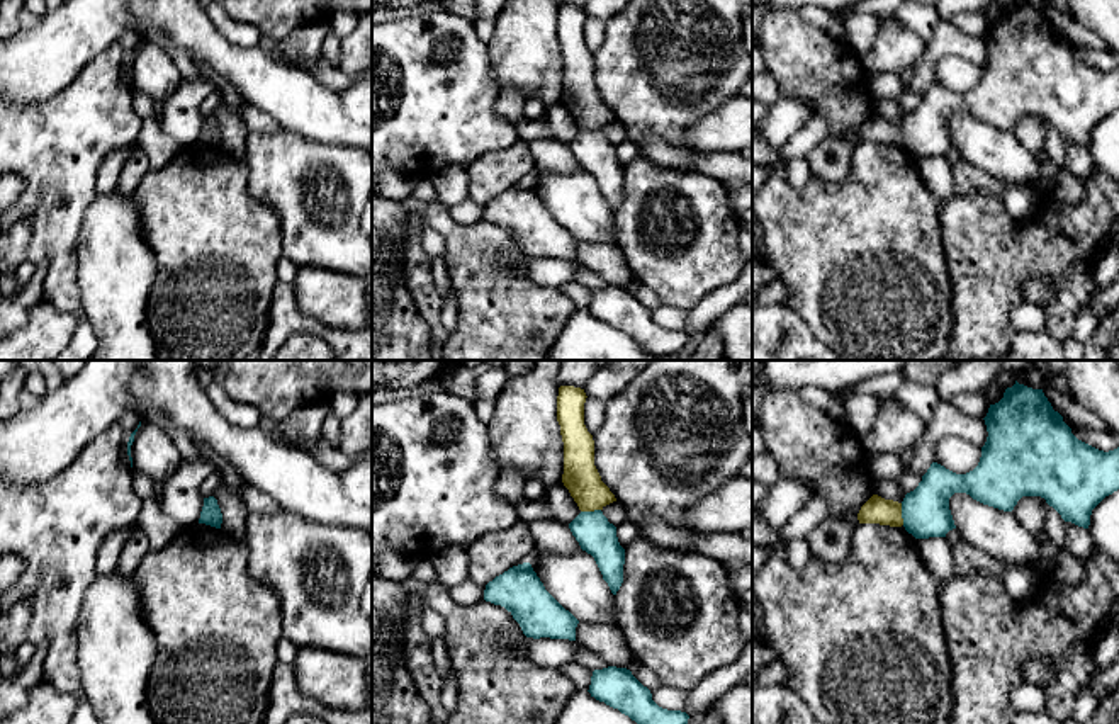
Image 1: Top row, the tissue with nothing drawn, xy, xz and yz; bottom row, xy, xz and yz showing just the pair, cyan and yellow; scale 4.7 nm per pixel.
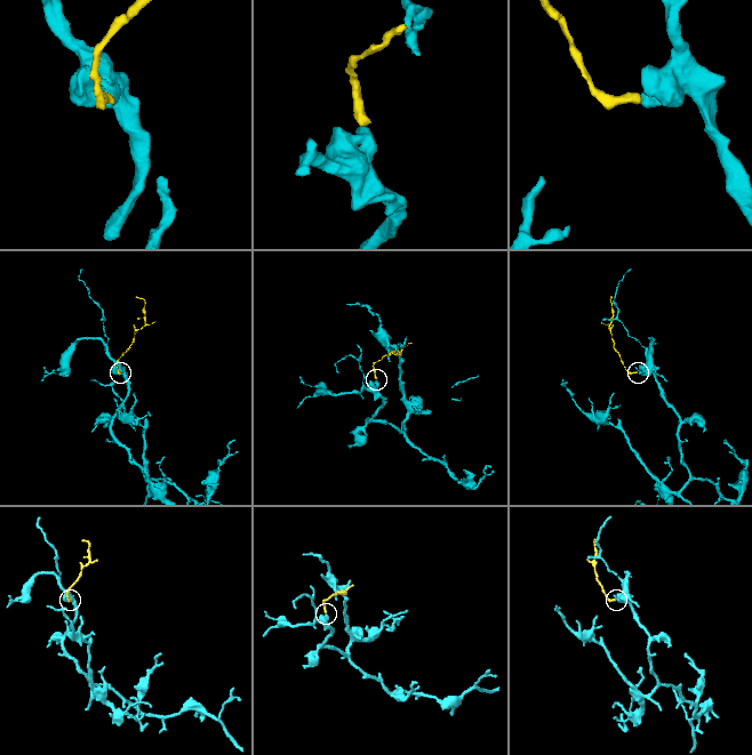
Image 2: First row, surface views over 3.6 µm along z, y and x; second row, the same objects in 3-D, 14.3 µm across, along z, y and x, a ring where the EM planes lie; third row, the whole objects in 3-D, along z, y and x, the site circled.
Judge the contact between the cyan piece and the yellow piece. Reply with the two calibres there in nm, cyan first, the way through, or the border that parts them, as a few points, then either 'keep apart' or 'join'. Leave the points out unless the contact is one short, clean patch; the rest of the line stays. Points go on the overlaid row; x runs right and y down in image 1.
220/130 nm | along yz (900, 503), (904, 524) | keep apart

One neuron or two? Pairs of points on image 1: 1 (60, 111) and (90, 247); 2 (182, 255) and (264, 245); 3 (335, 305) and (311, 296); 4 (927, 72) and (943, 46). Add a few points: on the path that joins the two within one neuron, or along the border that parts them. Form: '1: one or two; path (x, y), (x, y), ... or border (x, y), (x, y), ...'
1: two; border (97, 192), (85, 211), (75, 255)
2: one; path (202, 255), (213, 255), (224, 245), (243, 245)
3: one; path (330, 299), (316, 296)
4: one; path (927, 65), (936, 53)

